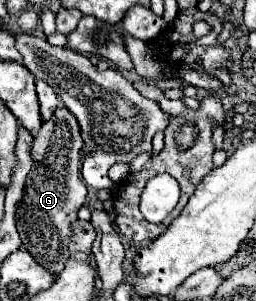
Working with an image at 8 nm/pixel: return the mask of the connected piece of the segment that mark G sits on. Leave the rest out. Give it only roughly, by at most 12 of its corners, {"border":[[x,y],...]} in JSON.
{"border":[[57,108],[17,204],[29,254],[55,276],[87,198],[79,124]]}

